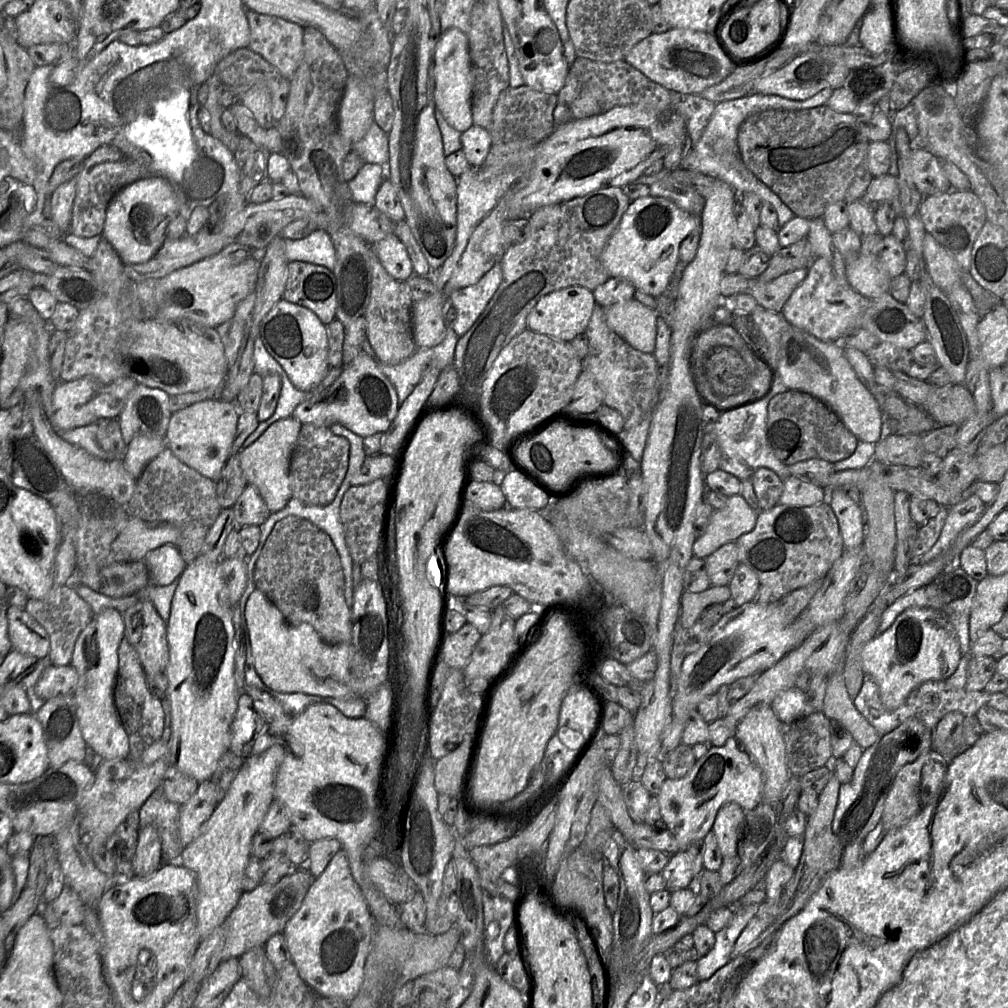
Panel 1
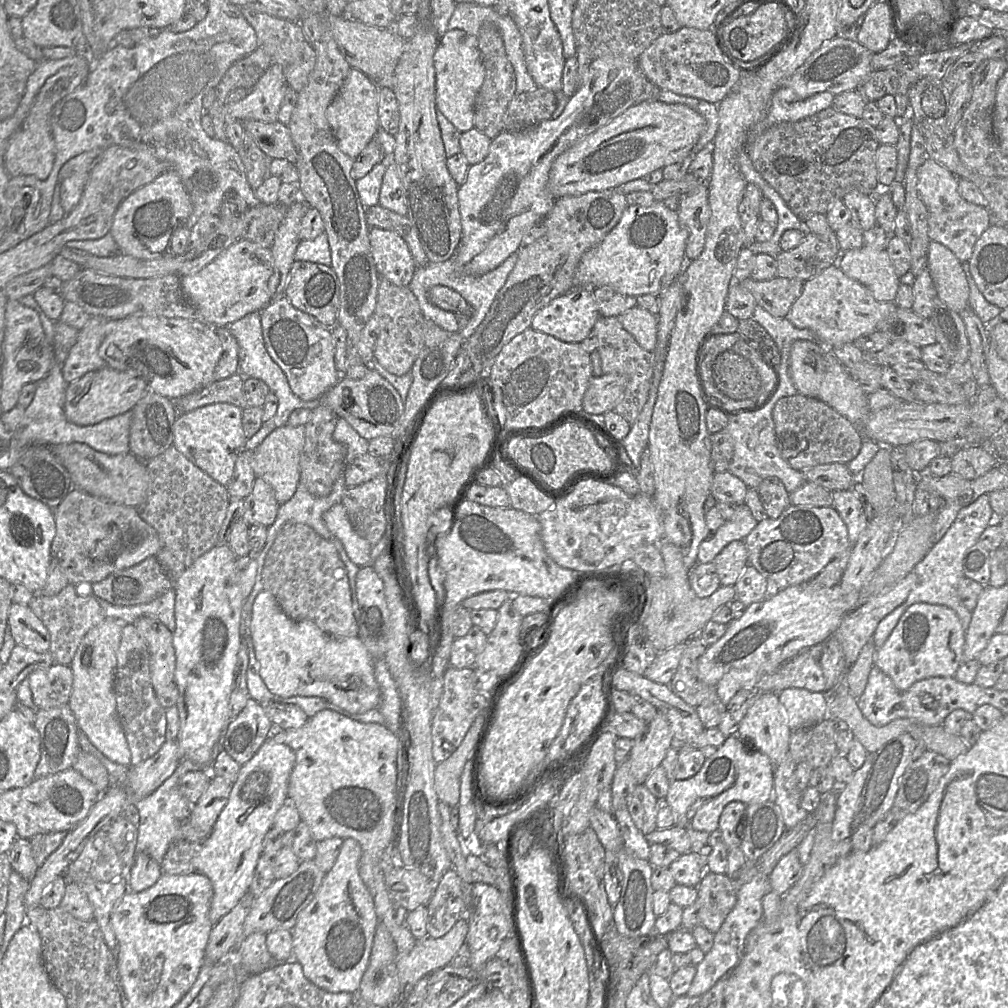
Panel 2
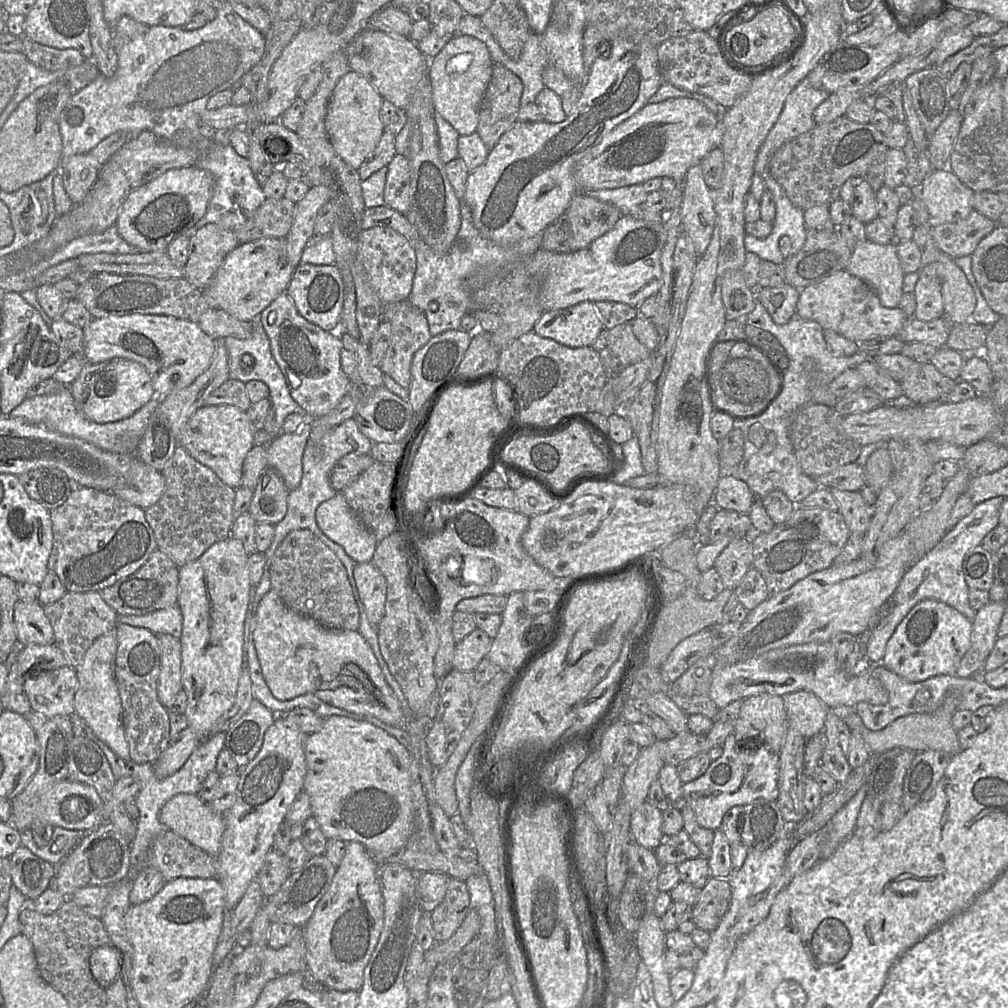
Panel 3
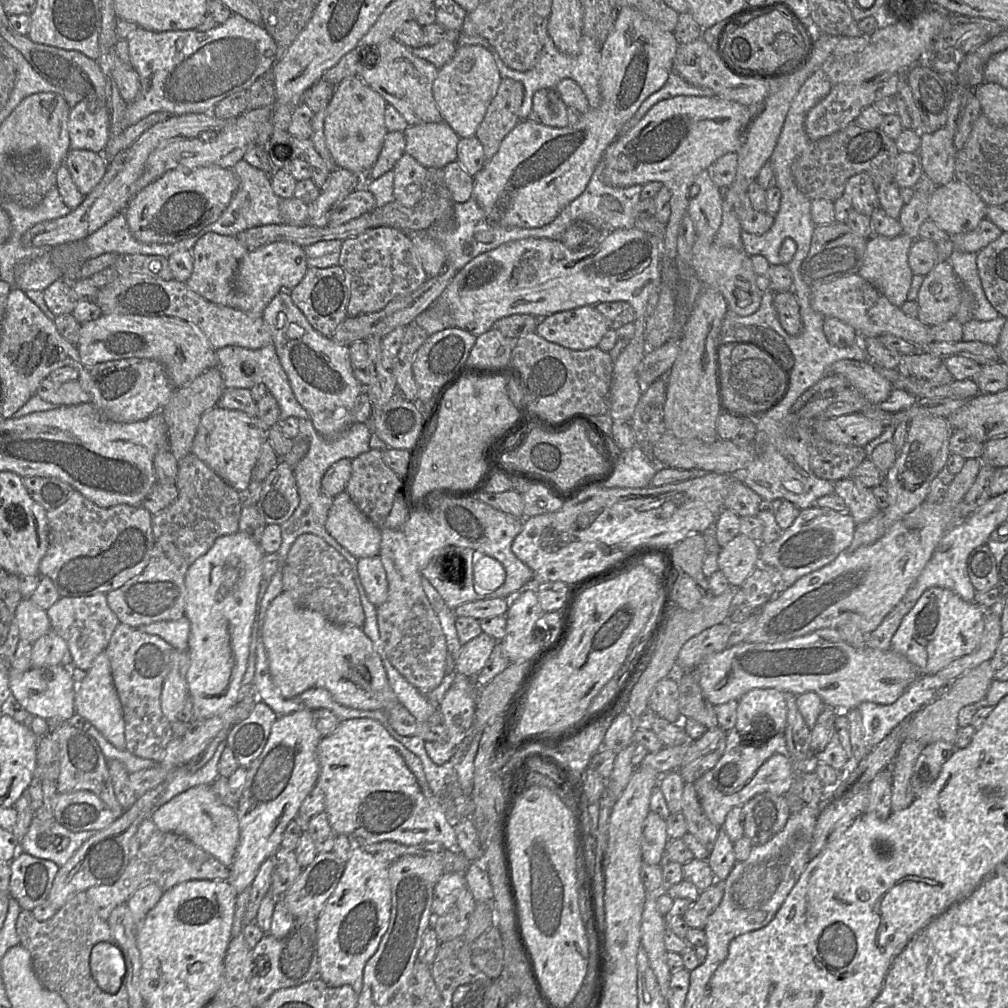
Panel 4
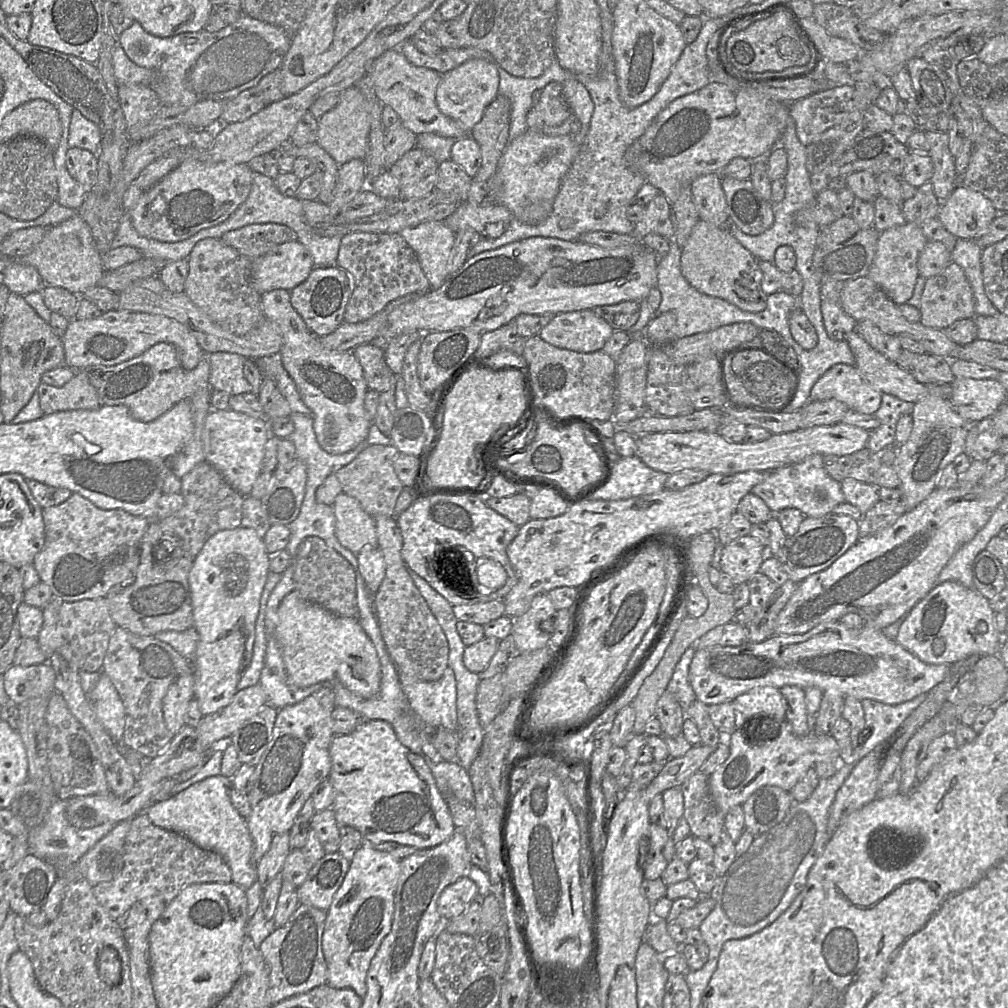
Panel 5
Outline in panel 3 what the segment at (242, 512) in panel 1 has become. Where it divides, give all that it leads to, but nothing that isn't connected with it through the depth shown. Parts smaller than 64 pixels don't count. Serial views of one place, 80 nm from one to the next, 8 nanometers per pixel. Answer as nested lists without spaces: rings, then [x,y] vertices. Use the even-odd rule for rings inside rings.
[[[267,468],[258,479],[248,512],[258,523],[278,524],[287,514],[290,491],[273,468]]]

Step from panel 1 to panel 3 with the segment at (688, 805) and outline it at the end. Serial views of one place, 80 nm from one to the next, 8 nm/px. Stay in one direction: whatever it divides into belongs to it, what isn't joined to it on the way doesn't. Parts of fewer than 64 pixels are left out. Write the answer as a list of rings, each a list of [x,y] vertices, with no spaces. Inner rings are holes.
[[[735,733],[730,734],[723,745],[723,754],[712,761],[706,772],[695,780],[683,783],[682,801],[687,803],[695,812],[698,823],[713,831],[719,829],[722,824],[724,814],[733,806],[745,806],[757,799],[776,800],[779,795],[778,771],[779,753],[770,750],[767,746],[750,746],[746,743],[750,741],[738,740]]]

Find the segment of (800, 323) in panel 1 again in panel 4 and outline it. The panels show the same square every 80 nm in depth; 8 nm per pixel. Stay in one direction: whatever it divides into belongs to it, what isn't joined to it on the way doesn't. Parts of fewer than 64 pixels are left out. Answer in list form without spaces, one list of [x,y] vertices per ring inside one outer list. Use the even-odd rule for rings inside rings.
[[[858,274],[811,288],[811,306],[815,311],[823,317],[833,317],[847,323],[863,338],[890,334],[910,341],[919,348],[924,348],[933,341],[930,326],[905,315],[900,307],[893,305],[877,287]]]

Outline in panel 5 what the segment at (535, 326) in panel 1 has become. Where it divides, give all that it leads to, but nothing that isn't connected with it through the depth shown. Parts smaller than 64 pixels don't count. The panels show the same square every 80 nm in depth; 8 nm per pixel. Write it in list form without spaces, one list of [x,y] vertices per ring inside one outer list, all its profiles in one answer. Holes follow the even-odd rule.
[[[593,309],[559,313],[540,331],[539,336],[545,342],[562,349],[579,353],[591,353],[602,350],[614,329],[603,318],[593,312]]]

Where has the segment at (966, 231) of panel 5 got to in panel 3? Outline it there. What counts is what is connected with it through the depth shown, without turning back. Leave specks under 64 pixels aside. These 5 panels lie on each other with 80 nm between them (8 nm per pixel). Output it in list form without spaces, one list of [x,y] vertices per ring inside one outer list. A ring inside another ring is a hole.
[[[932,169],[919,186],[932,223],[966,217],[973,210],[974,191],[949,169]]]

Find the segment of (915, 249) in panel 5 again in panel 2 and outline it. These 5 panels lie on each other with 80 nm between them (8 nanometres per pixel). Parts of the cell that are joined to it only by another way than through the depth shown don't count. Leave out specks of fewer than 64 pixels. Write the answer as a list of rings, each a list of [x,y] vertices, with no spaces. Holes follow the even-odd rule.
[[[863,245],[861,248],[842,252],[838,260],[838,266],[846,276],[867,287],[878,302],[894,303],[900,279],[895,273],[885,249],[875,250]]]

